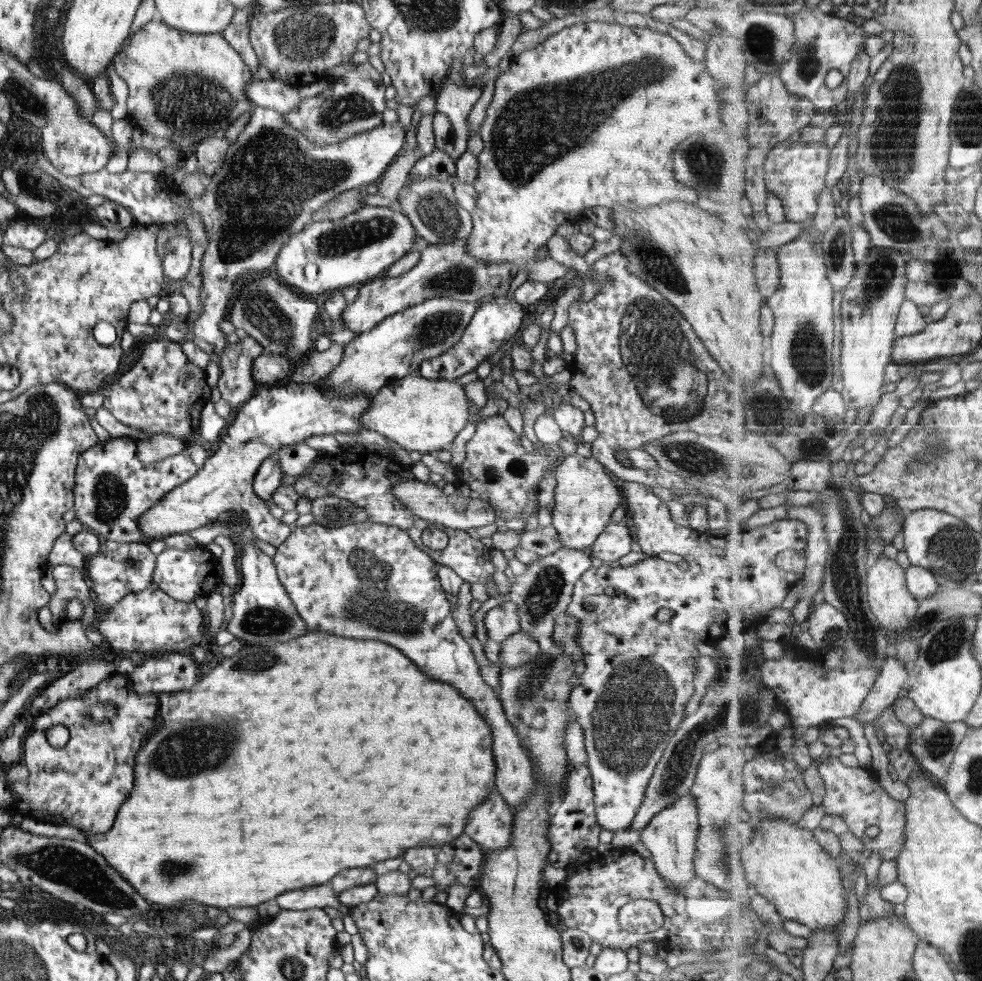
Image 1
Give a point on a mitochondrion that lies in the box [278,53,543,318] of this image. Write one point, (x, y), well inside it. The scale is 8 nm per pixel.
(370, 230)

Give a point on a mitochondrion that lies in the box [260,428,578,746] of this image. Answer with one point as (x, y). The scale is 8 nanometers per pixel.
(376, 608)

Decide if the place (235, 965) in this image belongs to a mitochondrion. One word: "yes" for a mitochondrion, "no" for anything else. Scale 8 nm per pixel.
no

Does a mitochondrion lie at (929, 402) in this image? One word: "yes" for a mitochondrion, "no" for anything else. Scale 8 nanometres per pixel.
no

